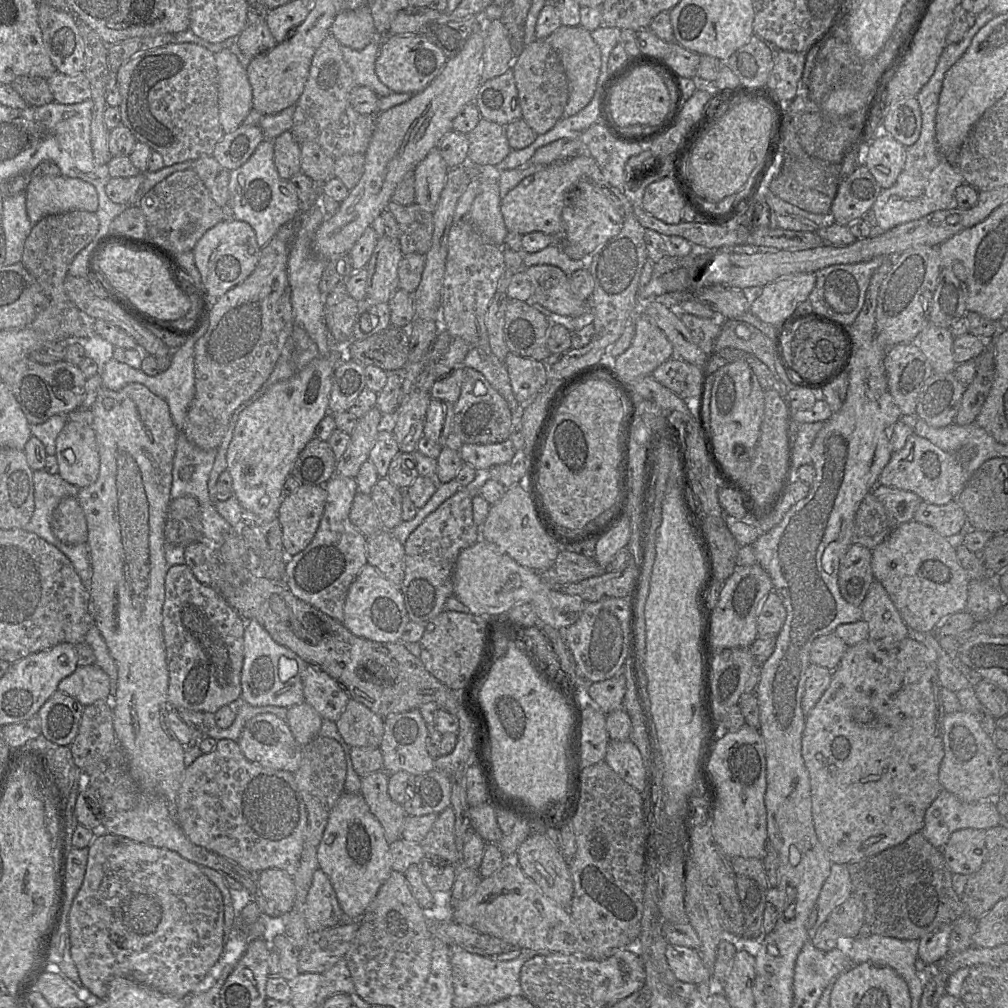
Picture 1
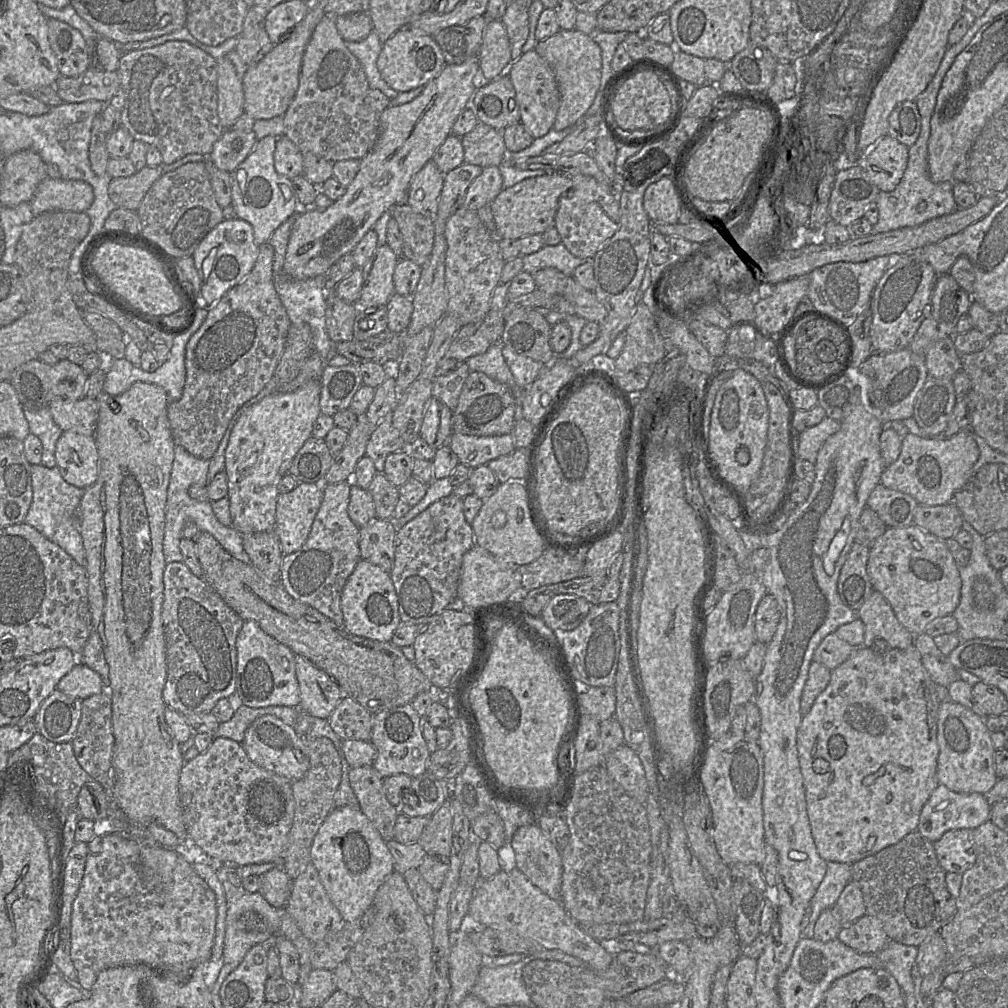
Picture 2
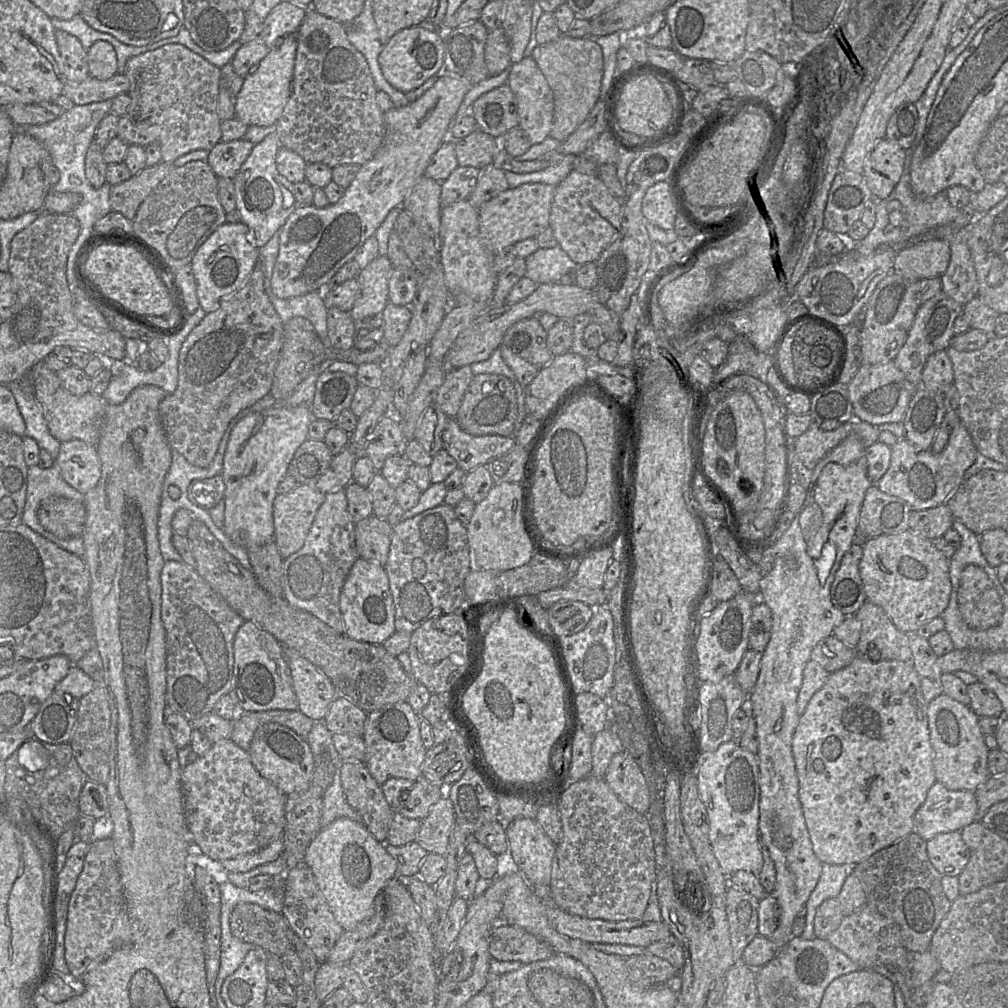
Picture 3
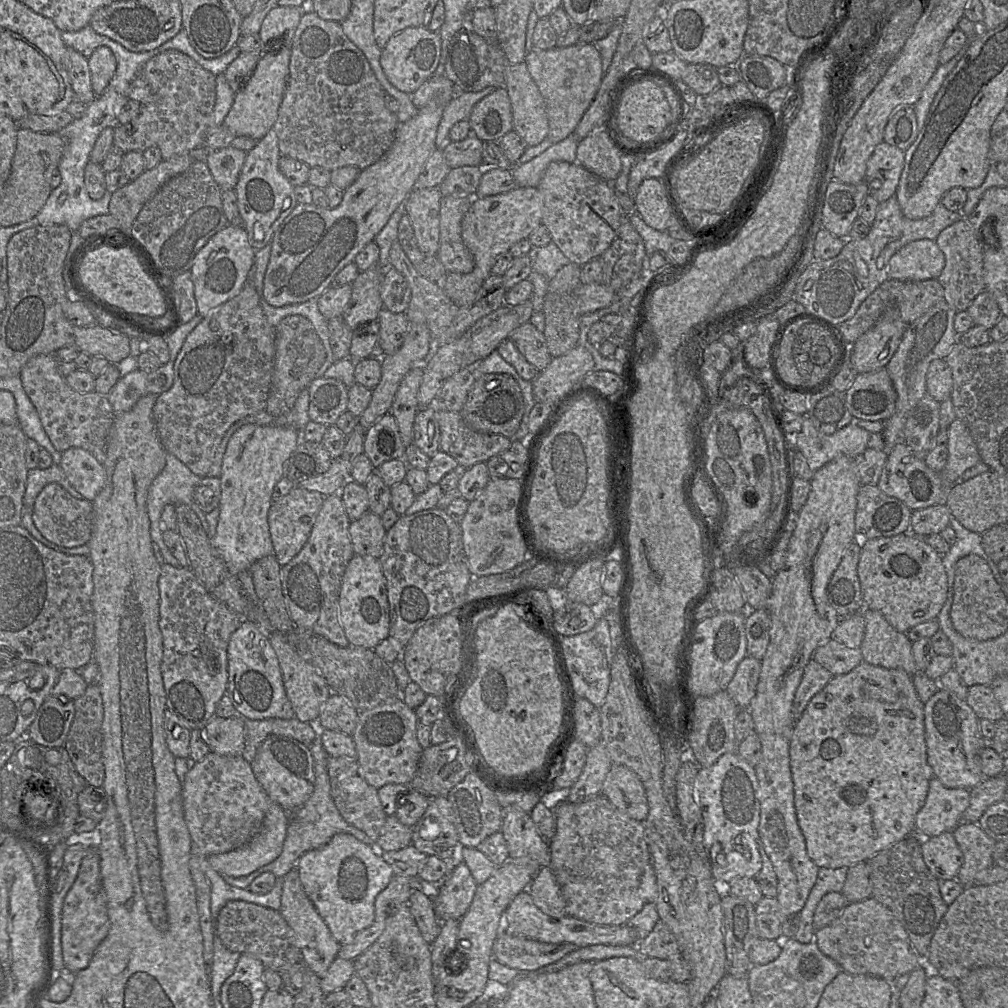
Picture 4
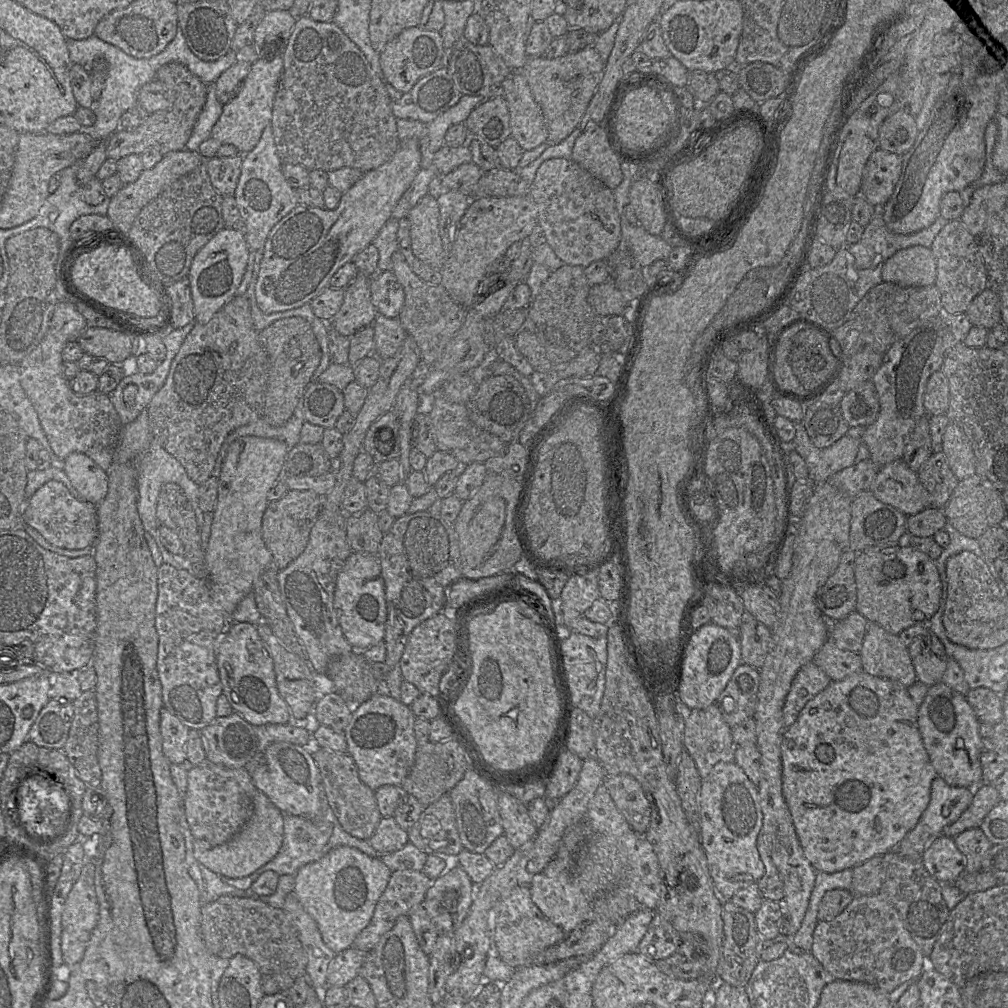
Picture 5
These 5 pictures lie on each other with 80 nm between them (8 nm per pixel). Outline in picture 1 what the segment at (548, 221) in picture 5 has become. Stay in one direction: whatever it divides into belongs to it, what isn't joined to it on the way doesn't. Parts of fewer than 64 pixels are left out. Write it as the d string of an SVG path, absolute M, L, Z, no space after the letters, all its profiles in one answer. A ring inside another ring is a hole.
M579 181L572 194L565 196L562 210L563 235L572 244L578 244L589 255L617 236L623 227L623 217L608 198L587 182Z

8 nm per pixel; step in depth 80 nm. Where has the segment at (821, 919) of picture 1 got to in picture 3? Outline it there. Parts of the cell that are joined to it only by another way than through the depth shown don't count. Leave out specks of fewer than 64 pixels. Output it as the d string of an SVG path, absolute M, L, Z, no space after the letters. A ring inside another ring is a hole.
M822 864L822 871L816 887L806 904L806 923L801 938L812 940L814 935L814 918L820 904L829 898L837 897L847 876L855 865Z

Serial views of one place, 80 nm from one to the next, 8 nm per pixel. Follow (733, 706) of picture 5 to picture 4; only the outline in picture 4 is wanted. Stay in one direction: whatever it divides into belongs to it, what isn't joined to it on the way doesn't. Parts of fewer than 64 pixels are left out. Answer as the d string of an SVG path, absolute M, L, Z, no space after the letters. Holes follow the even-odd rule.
M746 655L727 685L726 692L740 709L748 709L754 698L761 668L761 661Z

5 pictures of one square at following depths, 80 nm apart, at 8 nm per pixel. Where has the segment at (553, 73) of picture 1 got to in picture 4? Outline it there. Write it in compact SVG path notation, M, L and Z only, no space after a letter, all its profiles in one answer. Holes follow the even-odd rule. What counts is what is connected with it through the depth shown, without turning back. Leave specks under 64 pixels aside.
M525 62L507 65L504 87L512 107L513 130L527 146L536 146L547 138L548 116L544 99Z

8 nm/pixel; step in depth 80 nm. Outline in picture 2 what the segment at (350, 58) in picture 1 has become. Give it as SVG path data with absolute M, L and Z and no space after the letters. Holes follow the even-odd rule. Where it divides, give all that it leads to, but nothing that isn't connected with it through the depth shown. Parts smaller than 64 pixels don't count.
M374 30L360 42L346 42L348 50L362 65L369 87L378 89L390 100L397 97L398 92L392 89L381 77L377 68L377 59L382 51L383 44Z

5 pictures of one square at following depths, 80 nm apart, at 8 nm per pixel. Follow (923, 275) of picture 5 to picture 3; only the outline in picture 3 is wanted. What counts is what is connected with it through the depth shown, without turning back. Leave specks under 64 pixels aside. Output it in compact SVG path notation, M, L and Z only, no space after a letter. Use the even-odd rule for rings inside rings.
M920 239L895 256L893 270L908 279L940 277L949 265L950 255L948 239Z

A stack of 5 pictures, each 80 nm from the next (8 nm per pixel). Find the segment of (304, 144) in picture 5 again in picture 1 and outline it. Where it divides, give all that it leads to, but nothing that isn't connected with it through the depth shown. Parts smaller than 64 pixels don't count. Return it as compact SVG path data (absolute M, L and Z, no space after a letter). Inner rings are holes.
M329 34L316 50L304 90L295 104L290 129L295 140L317 143L333 158L365 153L374 130L375 115L360 114L350 104L349 97L356 86L351 68L344 60L341 45Z

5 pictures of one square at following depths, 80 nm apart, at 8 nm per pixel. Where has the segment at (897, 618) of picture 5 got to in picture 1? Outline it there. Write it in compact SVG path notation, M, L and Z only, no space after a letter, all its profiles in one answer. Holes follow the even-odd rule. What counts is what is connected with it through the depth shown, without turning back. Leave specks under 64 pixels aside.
M913 520L900 524L872 551L871 570L889 594L906 626L915 633L931 633L948 616L965 611L970 578L960 566L952 539L942 537L934 529Z

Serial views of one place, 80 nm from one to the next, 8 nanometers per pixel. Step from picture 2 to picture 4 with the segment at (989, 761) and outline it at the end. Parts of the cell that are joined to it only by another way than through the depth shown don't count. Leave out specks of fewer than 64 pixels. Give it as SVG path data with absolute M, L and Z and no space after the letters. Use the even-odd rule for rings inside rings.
M940 688L924 704L924 729L928 764L947 788L971 790L983 779L980 752L988 739L979 730L979 719L972 708L955 694Z

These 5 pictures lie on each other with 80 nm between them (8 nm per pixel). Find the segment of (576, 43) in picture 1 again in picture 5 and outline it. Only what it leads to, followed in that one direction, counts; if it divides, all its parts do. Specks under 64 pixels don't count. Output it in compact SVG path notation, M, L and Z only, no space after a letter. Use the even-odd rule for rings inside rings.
M588 46L577 52L568 52L553 59L527 56L522 74L542 110L547 126L547 141L550 145L560 143L579 126L602 80L605 66L606 61L601 58L594 46Z

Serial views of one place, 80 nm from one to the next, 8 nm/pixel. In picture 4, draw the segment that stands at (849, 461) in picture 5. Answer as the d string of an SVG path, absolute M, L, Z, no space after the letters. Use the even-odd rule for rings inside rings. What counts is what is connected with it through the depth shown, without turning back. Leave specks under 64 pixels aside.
M804 417L802 429L795 438L795 445L810 469L818 471L838 456L855 458L868 448L871 433L855 423L836 431L832 435L820 433L813 422Z

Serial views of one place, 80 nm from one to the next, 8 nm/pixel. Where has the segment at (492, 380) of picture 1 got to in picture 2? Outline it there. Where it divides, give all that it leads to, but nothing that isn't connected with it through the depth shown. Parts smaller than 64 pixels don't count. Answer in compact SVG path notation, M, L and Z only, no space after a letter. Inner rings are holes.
M502 342L492 344L485 353L472 356L465 362L470 371L479 371L485 373L491 379L506 385L515 399L515 420L516 422L524 419L522 417L522 404L524 399L524 390L520 388L503 355Z

